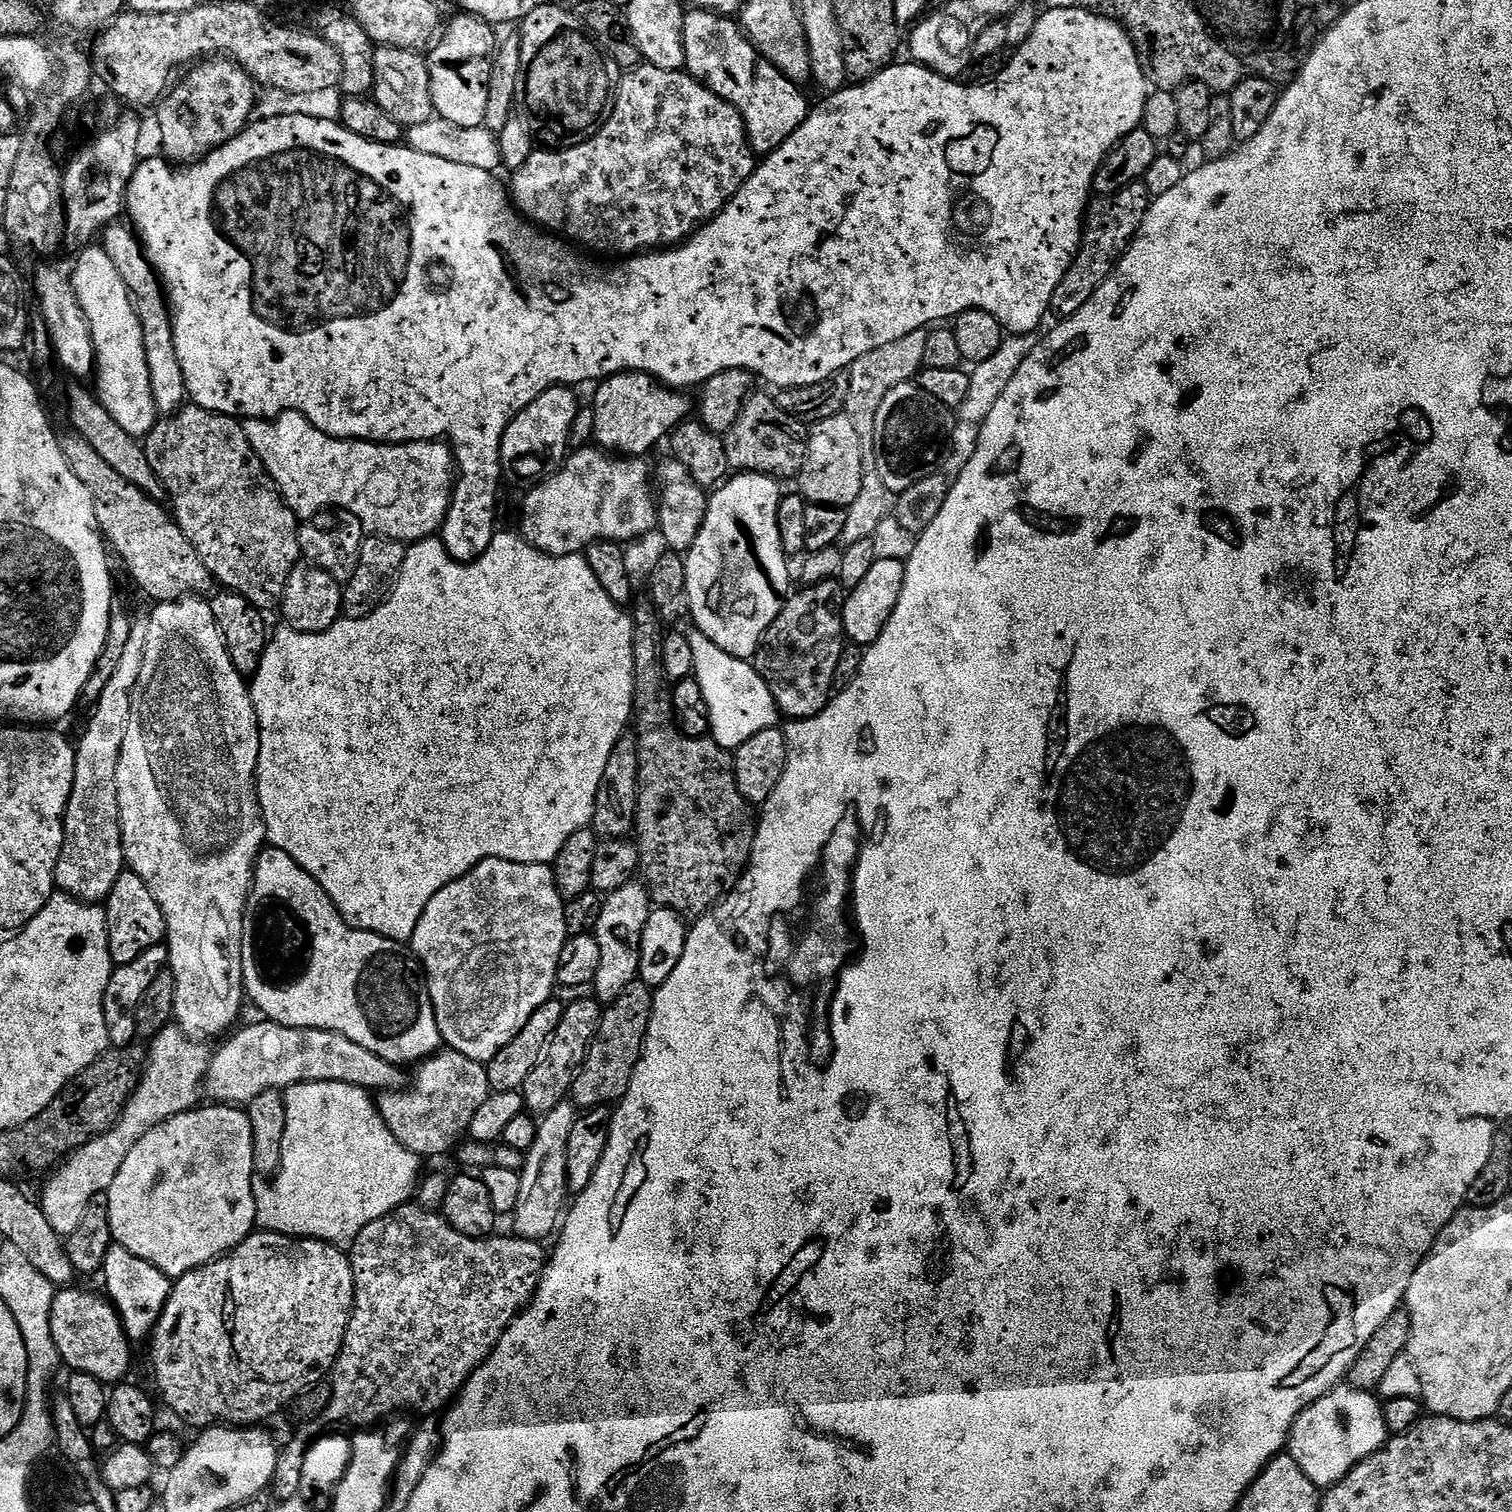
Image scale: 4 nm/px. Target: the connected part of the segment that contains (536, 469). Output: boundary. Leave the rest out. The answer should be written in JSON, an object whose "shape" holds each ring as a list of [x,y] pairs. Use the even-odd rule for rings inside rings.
{"shape":[[[557,386],[546,390],[530,406],[521,410],[506,426],[506,434],[502,434],[502,450],[500,462],[505,473],[517,476],[520,480],[539,482],[549,480],[555,472],[564,467],[564,461],[570,455],[568,439],[574,426],[574,418],[580,413],[582,401],[575,396],[568,386]]]}

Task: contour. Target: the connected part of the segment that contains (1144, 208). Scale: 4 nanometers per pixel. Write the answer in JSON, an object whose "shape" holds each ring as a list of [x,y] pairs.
{"shape":[[[1137,182],[1105,196],[1093,195],[1088,202],[1088,211],[1084,213],[1084,234],[1080,237],[1080,249],[1076,251],[1070,270],[1058,282],[1054,289],[1054,298],[1050,298],[1050,312],[1056,318],[1073,316],[1101,288],[1112,275],[1112,269],[1123,256],[1129,244],[1136,239],[1136,231],[1148,213],[1150,195],[1142,182]]]}

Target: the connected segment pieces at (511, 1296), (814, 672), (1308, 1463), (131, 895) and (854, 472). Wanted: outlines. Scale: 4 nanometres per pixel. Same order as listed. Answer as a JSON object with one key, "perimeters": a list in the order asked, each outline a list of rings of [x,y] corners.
{"perimeters":[[[[409,1202],[403,1204],[401,1208],[394,1209],[389,1216],[378,1218],[374,1222],[370,1222],[370,1226],[366,1226],[358,1234],[358,1238],[352,1241],[350,1251],[352,1251],[352,1280],[356,1283],[356,1304],[351,1305],[352,1317],[348,1323],[346,1330],[346,1338],[344,1339],[344,1351],[342,1353],[342,1368],[348,1372],[464,1372],[463,1374],[471,1374],[474,1370],[478,1370],[478,1366],[482,1366],[484,1359],[492,1353],[497,1342],[502,1338],[502,1334],[510,1326],[513,1319],[523,1312],[525,1306],[532,1300],[532,1295],[536,1293],[536,1287],[540,1284],[540,1279],[544,1276],[544,1266],[546,1263],[545,1245],[538,1240],[526,1240],[515,1234],[509,1236],[500,1236],[501,1234],[493,1234],[486,1240],[475,1240],[466,1234],[458,1234],[458,1230],[454,1230],[454,1226],[450,1226],[450,1222],[439,1211],[431,1208],[421,1208],[419,1203]]],[[[839,579],[824,580],[821,584],[801,587],[800,593],[797,591],[789,595],[784,601],[782,614],[778,614],[778,618],[770,626],[759,652],[754,657],[756,671],[770,686],[776,705],[785,717],[804,720],[808,716],[818,714],[827,706],[833,695],[834,670],[838,670],[838,658],[846,647],[846,592],[840,589],[840,583]]],[[[1337,1386],[1302,1410],[1288,1436],[1286,1452],[1311,1482],[1319,1489],[1327,1490],[1339,1480],[1340,1483],[1347,1481],[1350,1470],[1354,1470],[1367,1456],[1373,1456],[1389,1439],[1384,1404],[1372,1392],[1363,1392],[1351,1386]]],[[[125,870],[114,882],[114,890],[110,890],[106,901],[108,914],[108,945],[112,955],[113,965],[119,966],[134,962],[138,954],[150,950],[150,946],[165,943],[168,931],[166,918],[162,914],[162,906],[154,902],[154,894],[150,894],[150,886],[138,878],[130,870]]],[[[847,414],[834,418],[822,418],[811,425],[808,434],[808,453],[798,477],[799,495],[812,506],[823,506],[828,510],[847,510],[858,498],[858,490],[862,490],[862,449],[858,446],[858,430],[854,430],[854,422],[850,422]]]]}

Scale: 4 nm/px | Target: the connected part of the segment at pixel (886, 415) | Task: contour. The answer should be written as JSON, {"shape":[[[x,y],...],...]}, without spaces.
{"shape":[[[919,383],[894,386],[894,390],[886,394],[882,407],[878,409],[878,418],[874,418],[874,454],[878,474],[882,474],[888,493],[910,490],[914,482],[922,482],[922,478],[930,478],[930,474],[945,467],[943,464],[952,448],[952,416],[953,409],[938,402],[934,394],[926,394]]]}

